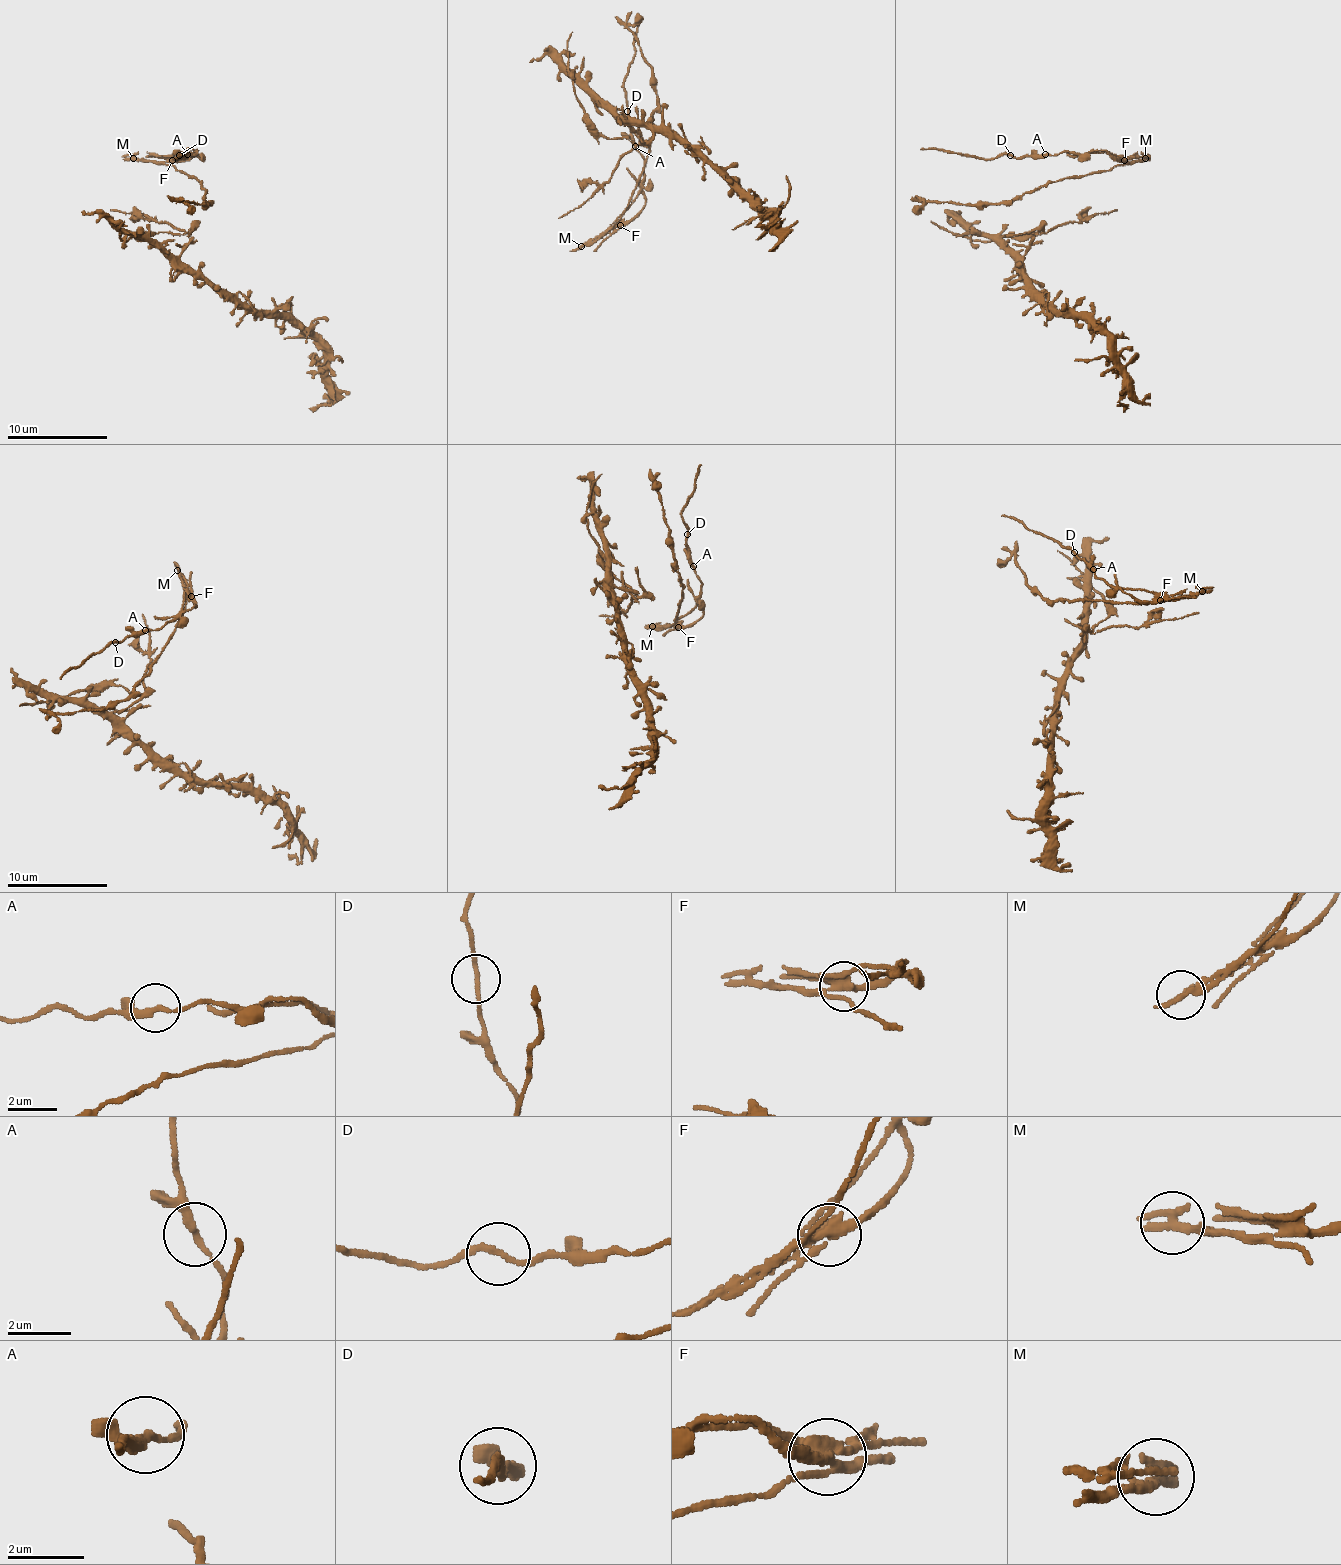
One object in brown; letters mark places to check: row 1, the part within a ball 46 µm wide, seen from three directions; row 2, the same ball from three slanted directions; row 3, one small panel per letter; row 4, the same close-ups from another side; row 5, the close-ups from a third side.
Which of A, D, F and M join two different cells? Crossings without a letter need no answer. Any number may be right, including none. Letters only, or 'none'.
F, M

